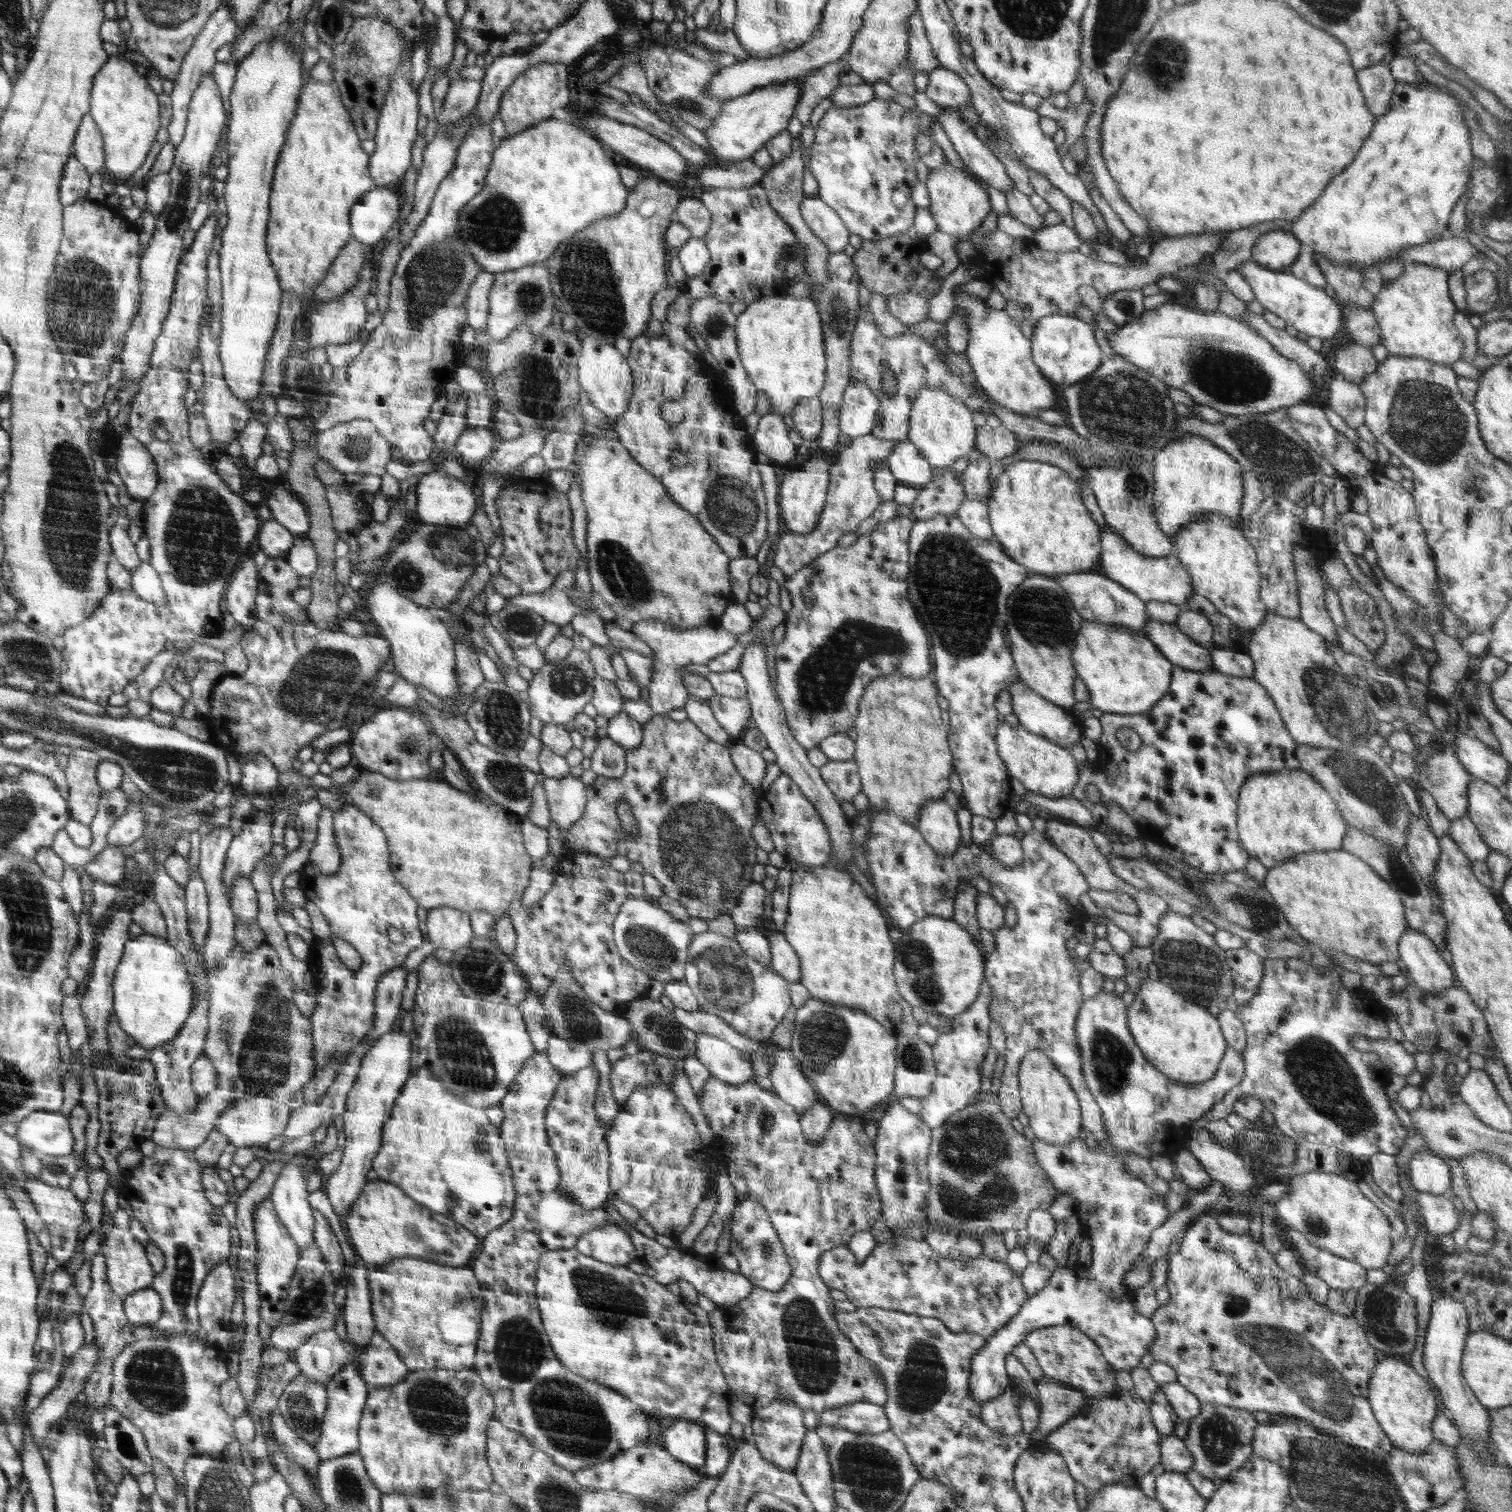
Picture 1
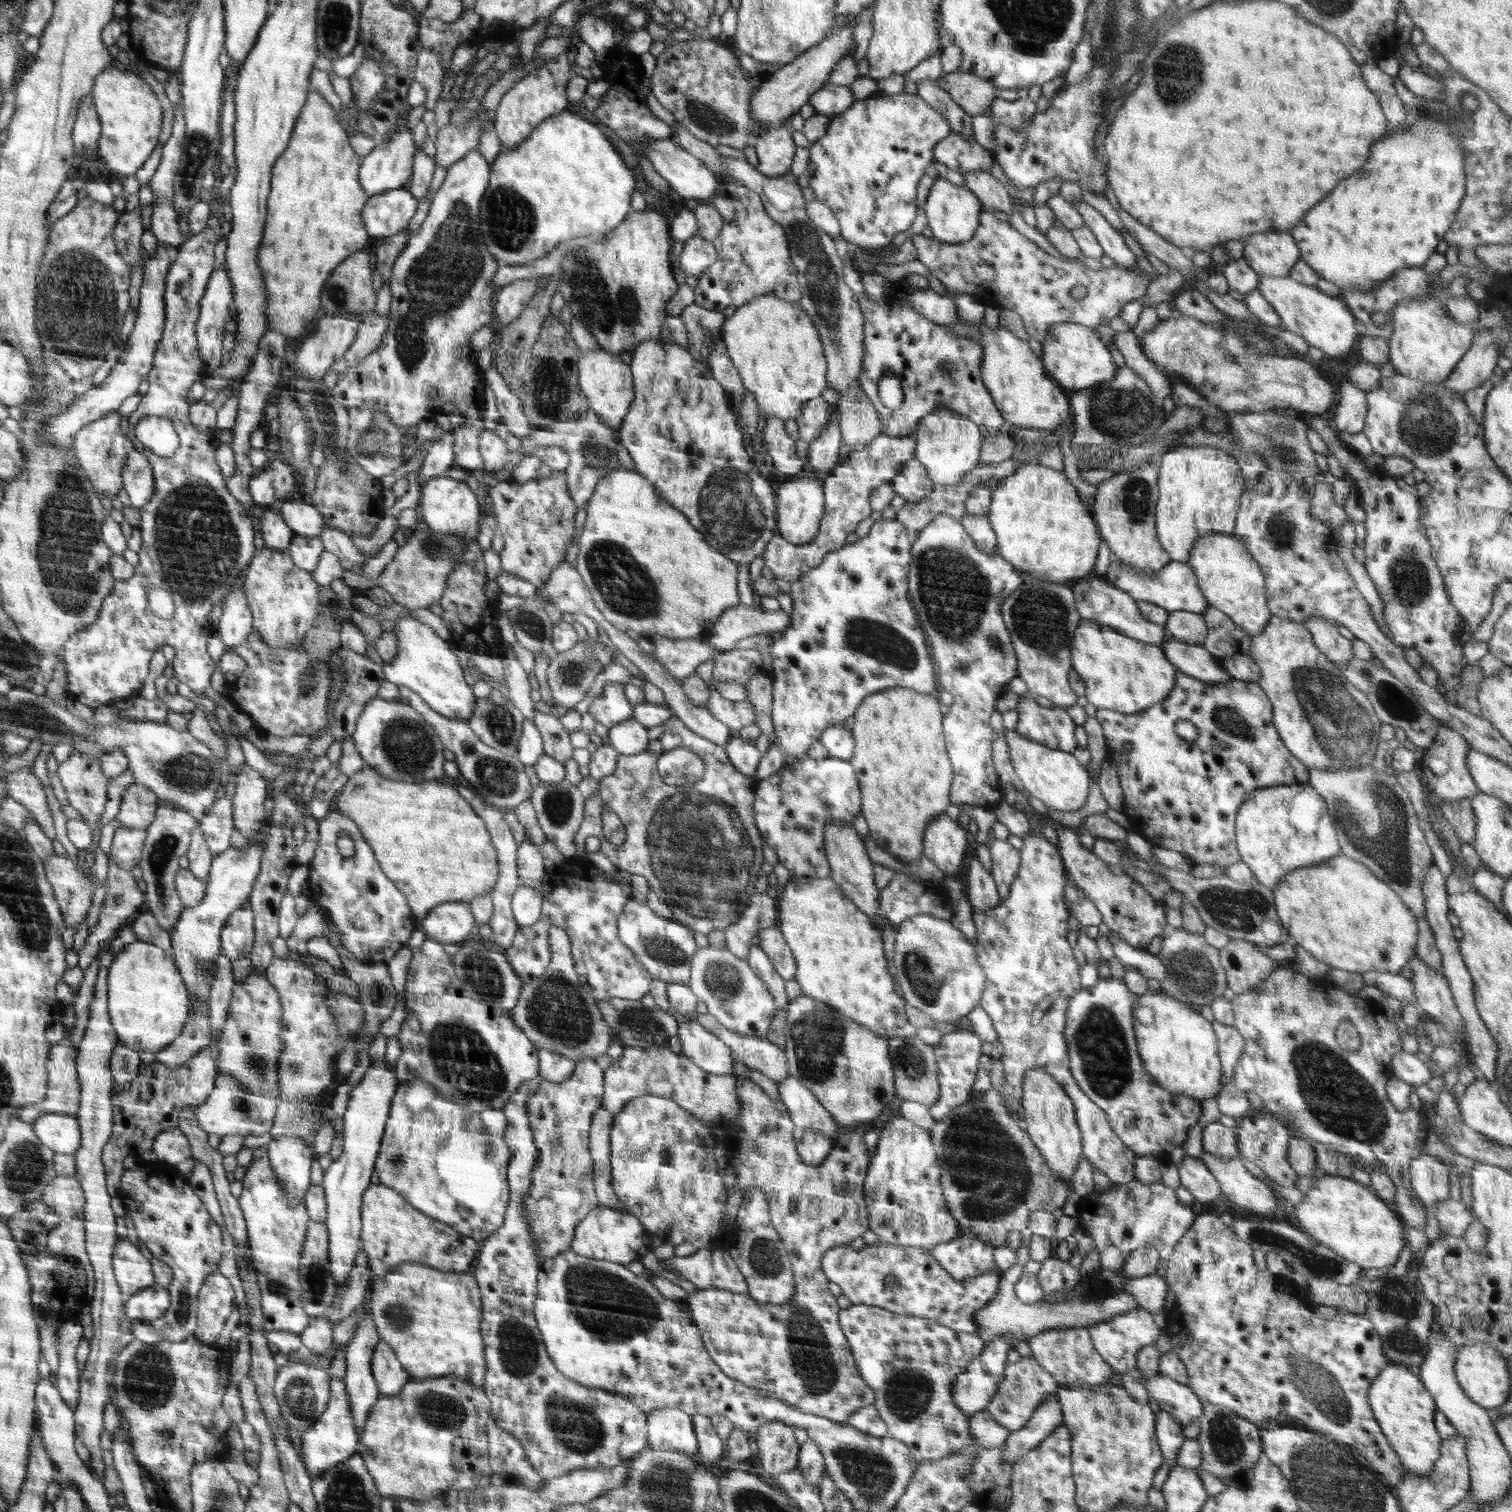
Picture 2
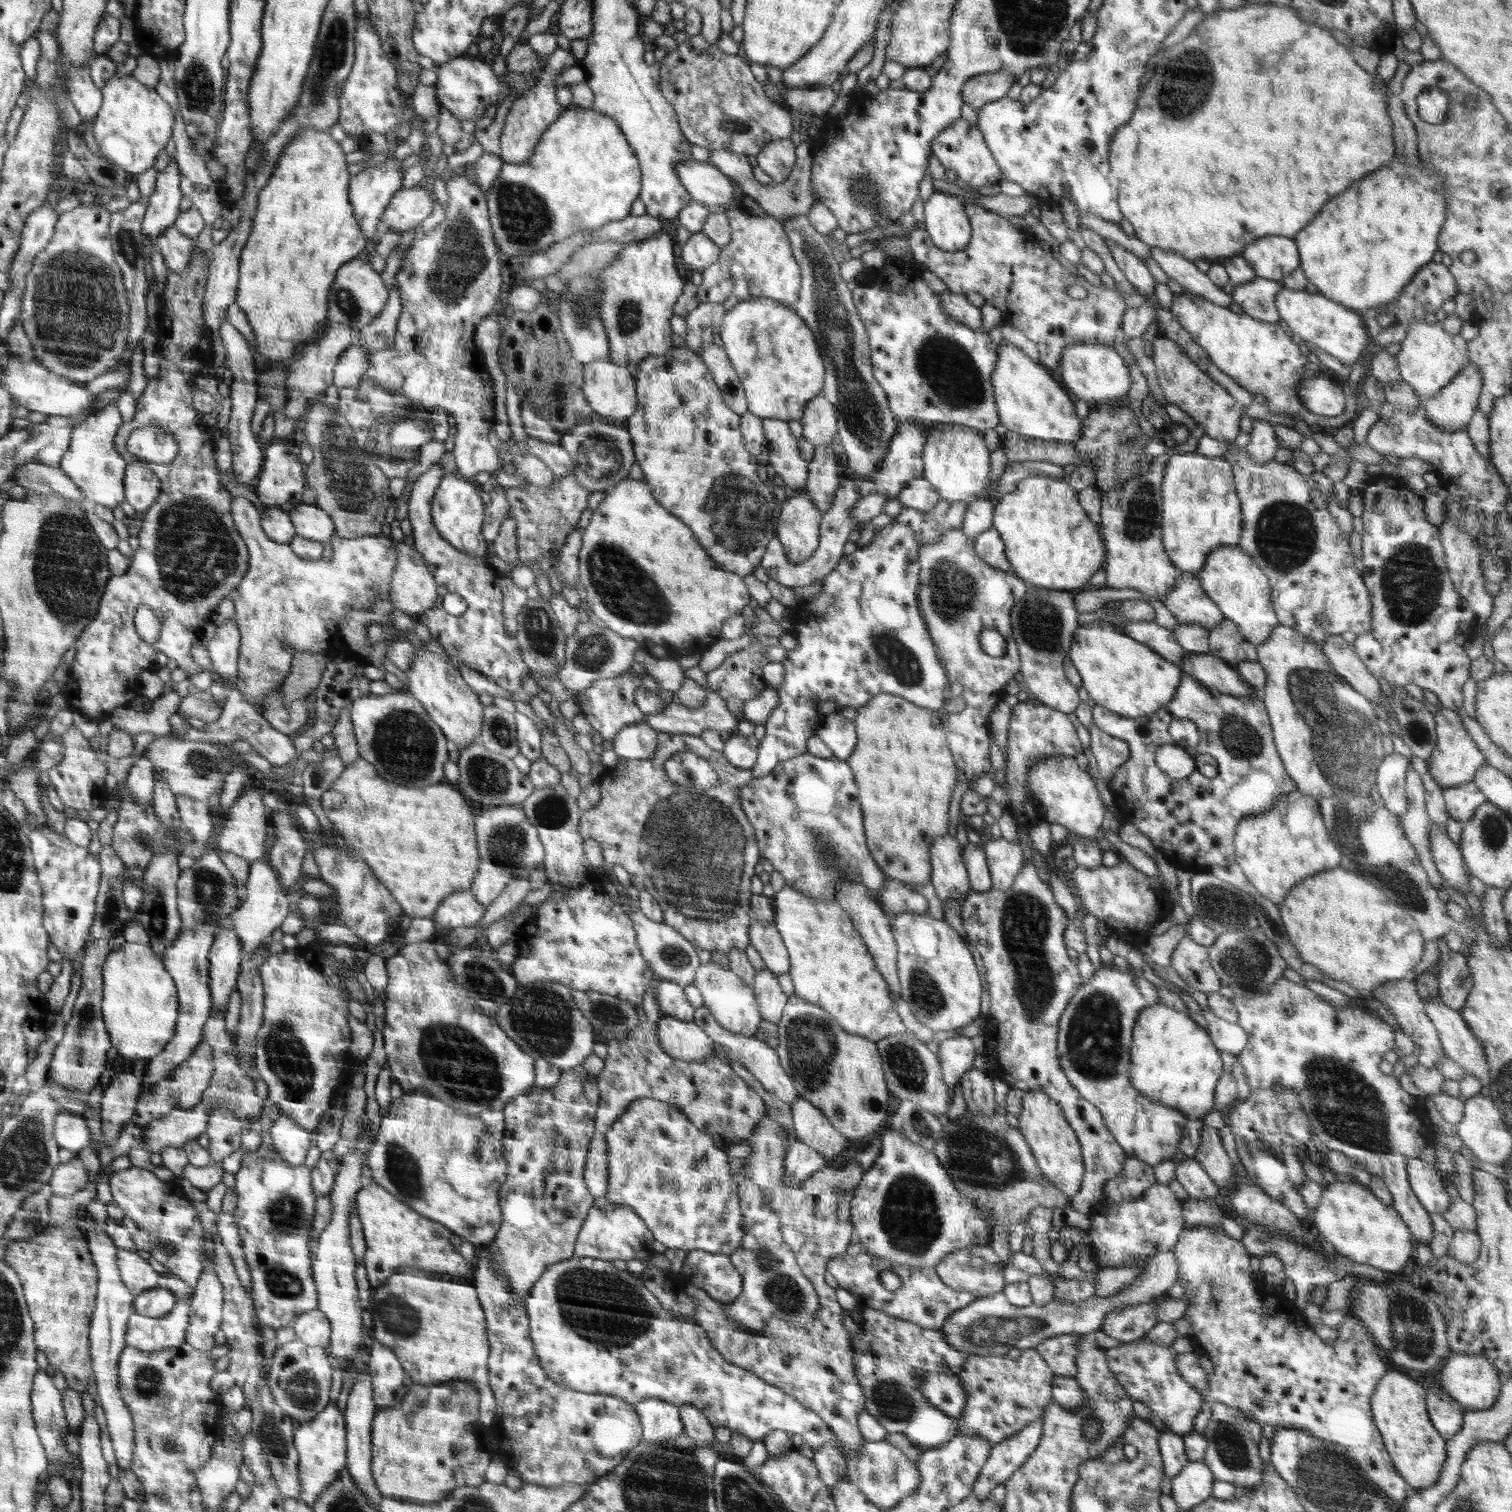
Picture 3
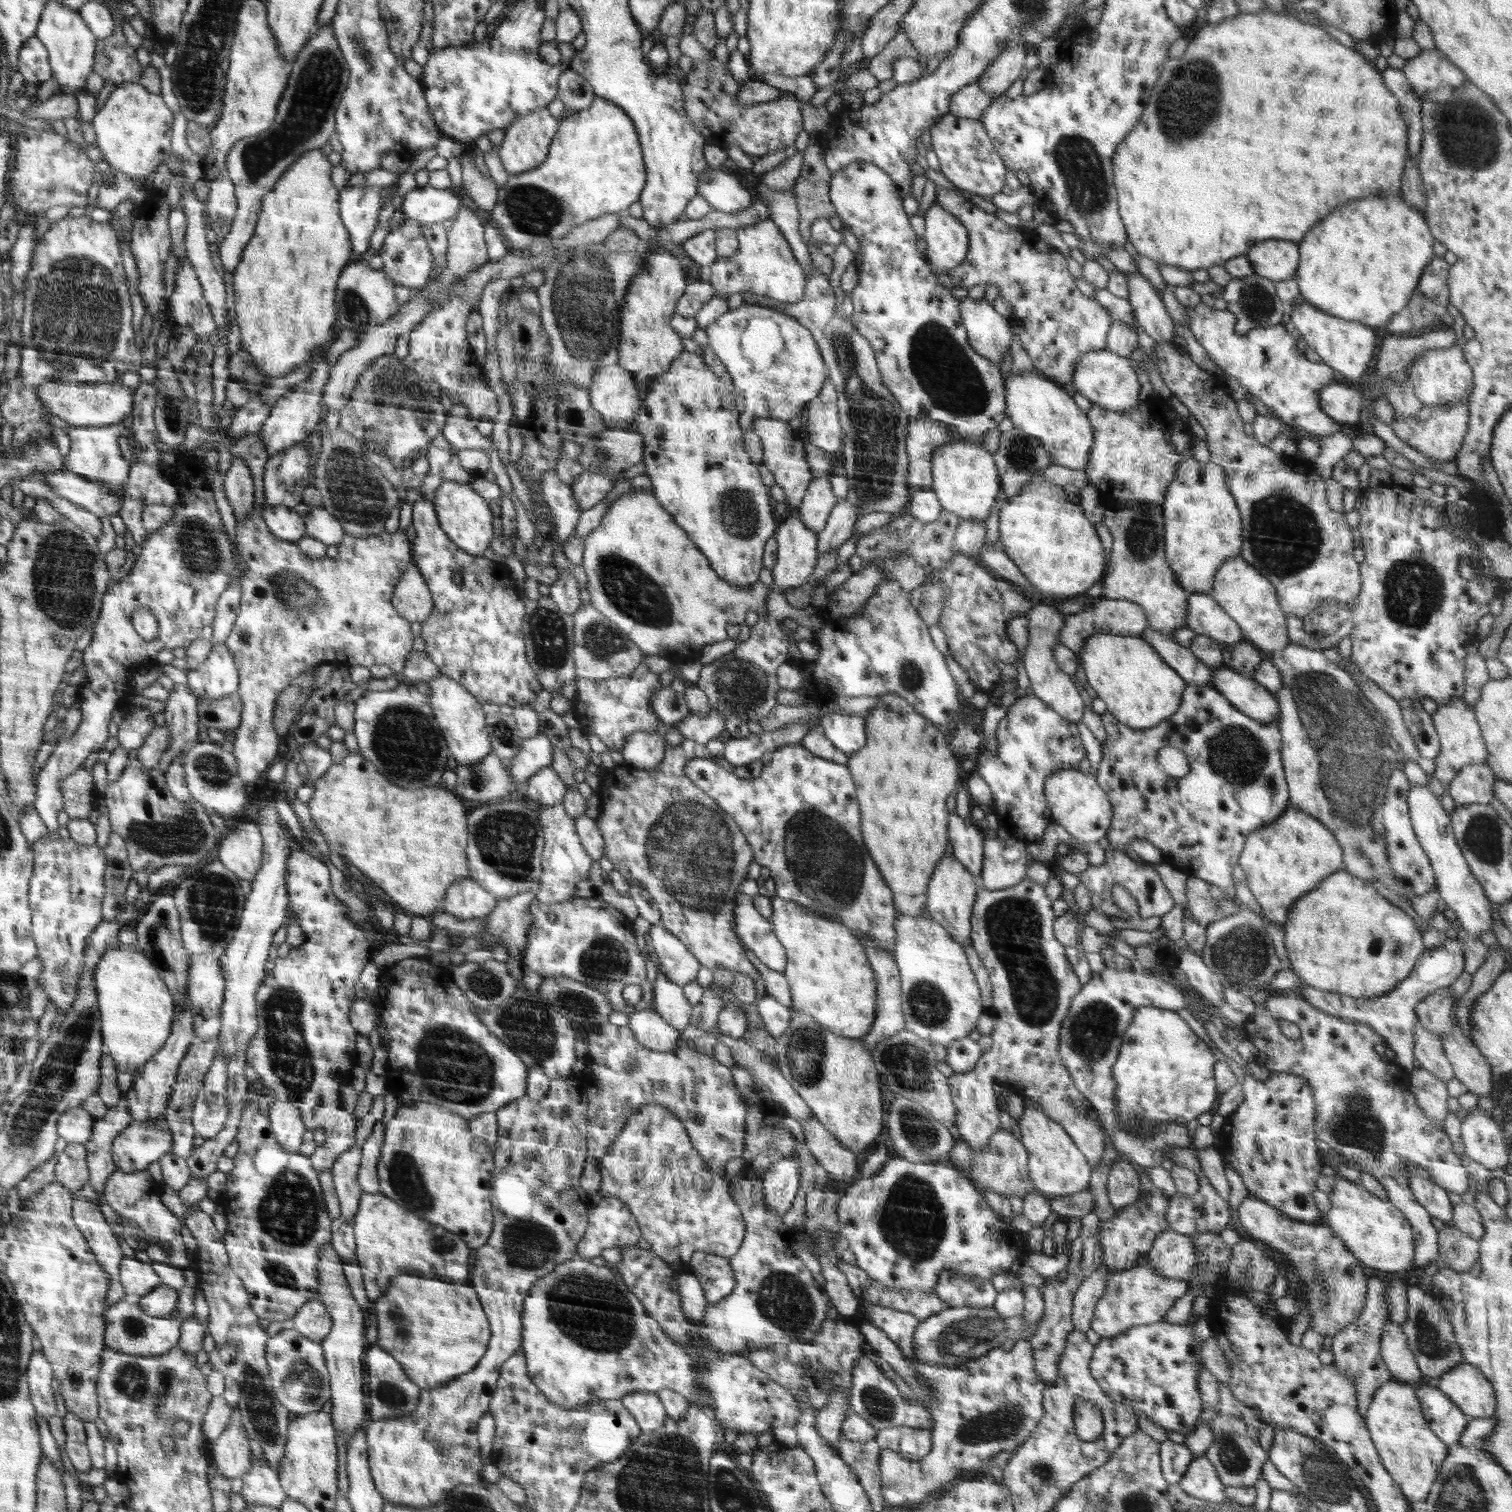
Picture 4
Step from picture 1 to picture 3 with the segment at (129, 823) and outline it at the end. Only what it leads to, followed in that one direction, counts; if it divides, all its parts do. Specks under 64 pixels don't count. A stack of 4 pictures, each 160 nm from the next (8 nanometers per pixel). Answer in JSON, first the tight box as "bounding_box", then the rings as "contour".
{"bounding_box":[126,755,155,809],"contour":[[[139,755],[133,762],[130,772],[127,777],[126,789],[143,807],[152,809],[153,788],[155,785],[153,766],[149,758],[144,755]]]}

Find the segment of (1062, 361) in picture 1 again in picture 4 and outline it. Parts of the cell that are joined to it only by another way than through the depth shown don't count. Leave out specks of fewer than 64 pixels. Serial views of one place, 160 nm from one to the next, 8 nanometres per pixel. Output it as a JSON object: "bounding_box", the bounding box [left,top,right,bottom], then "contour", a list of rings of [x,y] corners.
{"bounding_box":[1072,348,1140,411],"contour":[[[1106,348],[1091,350],[1082,354],[1075,363],[1072,385],[1077,392],[1089,398],[1093,404],[1106,410],[1122,411],[1138,406],[1140,402],[1140,376],[1136,374],[1134,364],[1129,357],[1123,357]]]}

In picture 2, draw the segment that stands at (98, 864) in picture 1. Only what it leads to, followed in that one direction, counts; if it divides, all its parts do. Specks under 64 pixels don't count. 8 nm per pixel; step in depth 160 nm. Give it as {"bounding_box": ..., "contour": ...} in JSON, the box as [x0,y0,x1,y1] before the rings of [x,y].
{"bounding_box":[110,827,147,871],"contour":[[[117,827],[112,840],[110,858],[124,870],[130,871],[139,866],[147,831],[128,827]]]}

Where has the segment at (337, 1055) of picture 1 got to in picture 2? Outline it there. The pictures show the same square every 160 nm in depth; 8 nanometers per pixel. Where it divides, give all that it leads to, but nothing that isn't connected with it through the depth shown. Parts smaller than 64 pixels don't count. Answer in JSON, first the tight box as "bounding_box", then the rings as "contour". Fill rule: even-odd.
{"bounding_box":[307,810,416,966],"contour":[[[332,810],[328,816],[317,821],[319,837],[318,846],[315,850],[314,858],[308,863],[309,875],[307,878],[310,889],[309,897],[316,902],[316,906],[322,908],[327,918],[338,926],[341,941],[344,948],[351,952],[364,966],[382,963],[382,960],[390,960],[400,948],[407,946],[416,921],[412,916],[412,911],[406,902],[406,897],[401,890],[390,880],[379,865],[378,858],[374,853],[374,849],[370,843],[364,839],[364,834],[358,823],[354,821],[348,814],[342,814],[336,810]],[[347,836],[351,838],[355,844],[355,855],[344,857],[340,855],[336,842],[338,838]]]}

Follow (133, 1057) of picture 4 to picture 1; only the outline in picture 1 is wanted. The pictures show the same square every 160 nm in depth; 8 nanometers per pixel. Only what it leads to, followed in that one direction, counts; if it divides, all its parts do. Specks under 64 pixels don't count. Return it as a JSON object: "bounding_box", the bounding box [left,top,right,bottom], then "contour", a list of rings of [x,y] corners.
{"bounding_box":[114,934,192,1049],"contour":[[[144,934],[128,942],[114,982],[114,1015],[140,1047],[156,1049],[172,1041],[191,1017],[192,984],[180,950],[166,938]]]}

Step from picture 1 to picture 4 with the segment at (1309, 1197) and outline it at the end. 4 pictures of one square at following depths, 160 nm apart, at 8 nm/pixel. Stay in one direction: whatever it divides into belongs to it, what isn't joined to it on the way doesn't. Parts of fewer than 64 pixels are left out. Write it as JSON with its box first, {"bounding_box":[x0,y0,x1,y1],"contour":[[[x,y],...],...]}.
{"bounding_box":[1322,1177,1415,1273],"contour":[[[1337,1177],[1329,1194],[1332,1207],[1322,1214],[1336,1237],[1344,1241],[1344,1248],[1362,1265],[1394,1273],[1413,1265],[1415,1240],[1406,1217],[1390,1201],[1368,1192],[1360,1184]]]}

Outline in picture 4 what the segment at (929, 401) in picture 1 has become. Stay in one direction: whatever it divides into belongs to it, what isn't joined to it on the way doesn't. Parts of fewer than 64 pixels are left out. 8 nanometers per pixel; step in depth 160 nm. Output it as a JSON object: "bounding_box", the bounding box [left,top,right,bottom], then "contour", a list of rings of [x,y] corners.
{"bounding_box":[931,436,999,523],"contour":[[[955,436],[934,451],[931,461],[931,489],[934,490],[941,509],[953,513],[958,521],[985,523],[990,509],[996,503],[999,490],[999,476],[993,454],[979,442]]]}

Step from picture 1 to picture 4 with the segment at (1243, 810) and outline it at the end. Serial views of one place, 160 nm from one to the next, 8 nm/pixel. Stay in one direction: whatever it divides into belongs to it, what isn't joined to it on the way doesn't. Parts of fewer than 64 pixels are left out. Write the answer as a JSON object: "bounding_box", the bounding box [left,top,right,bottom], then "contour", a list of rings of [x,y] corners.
{"bounding_box":[1238,805,1344,930],"contour":[[[1288,805],[1274,822],[1247,836],[1238,865],[1242,867],[1248,888],[1264,916],[1280,930],[1285,929],[1288,911],[1300,896],[1316,888],[1328,875],[1344,868],[1343,850],[1334,834],[1300,808]]]}

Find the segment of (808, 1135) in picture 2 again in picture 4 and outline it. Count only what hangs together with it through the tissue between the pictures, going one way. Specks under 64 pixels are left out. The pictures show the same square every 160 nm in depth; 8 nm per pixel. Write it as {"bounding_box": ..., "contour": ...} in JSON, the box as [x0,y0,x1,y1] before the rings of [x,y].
{"bounding_box":[763,1156,800,1215],"contour":[[[798,1156],[783,1158],[770,1165],[763,1177],[763,1201],[772,1214],[784,1215],[794,1202],[800,1184]]]}

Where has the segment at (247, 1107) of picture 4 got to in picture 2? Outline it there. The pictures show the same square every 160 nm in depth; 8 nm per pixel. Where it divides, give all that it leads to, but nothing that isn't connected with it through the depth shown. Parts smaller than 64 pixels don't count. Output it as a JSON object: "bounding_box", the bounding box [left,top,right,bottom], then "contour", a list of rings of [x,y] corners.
{"bounding_box":[238,1144,310,1334],"contour":[[[267,1144],[252,1149],[252,1152],[252,1161],[241,1180],[243,1189],[238,1200],[247,1226],[247,1244],[254,1259],[252,1263],[256,1269],[255,1276],[261,1290],[263,1327],[267,1331],[299,1334],[307,1328],[310,1319],[301,1303],[303,1290],[299,1267],[302,1264],[303,1244],[310,1215],[305,1202],[298,1203],[295,1207],[292,1207],[292,1202],[288,1202],[279,1177],[271,1165]]]}

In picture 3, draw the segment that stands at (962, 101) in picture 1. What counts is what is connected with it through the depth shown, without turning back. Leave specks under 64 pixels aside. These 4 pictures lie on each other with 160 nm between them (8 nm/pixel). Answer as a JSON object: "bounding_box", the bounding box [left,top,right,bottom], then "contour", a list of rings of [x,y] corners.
{"bounding_box":[962,70,1016,110],"contour":[[[1006,70],[974,76],[964,83],[962,100],[978,110],[989,102],[1006,97],[1016,81]]]}

